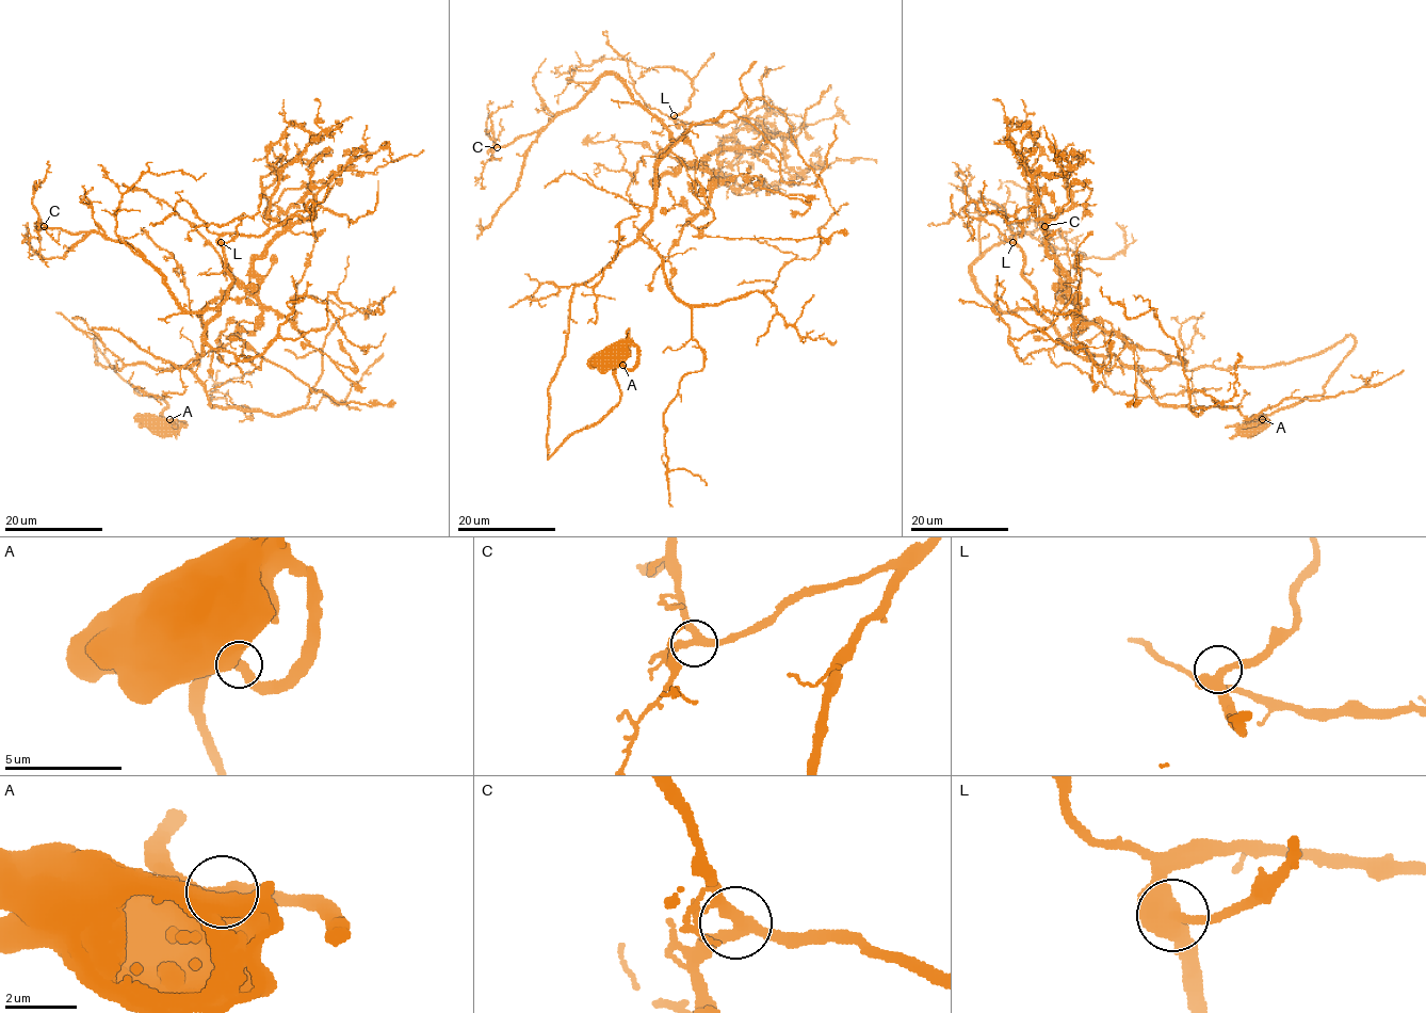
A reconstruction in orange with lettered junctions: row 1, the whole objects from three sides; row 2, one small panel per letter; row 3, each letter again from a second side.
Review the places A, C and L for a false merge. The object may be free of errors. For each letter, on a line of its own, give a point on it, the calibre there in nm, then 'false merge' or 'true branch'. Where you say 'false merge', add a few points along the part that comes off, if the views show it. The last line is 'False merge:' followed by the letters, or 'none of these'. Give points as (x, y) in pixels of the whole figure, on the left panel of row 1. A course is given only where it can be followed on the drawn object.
A: (169, 419) | 280 nm | true branch
C: (44, 226) | 300 nm | true branch
L: (221, 242) | 360 nm | true branch
False merge: none of these

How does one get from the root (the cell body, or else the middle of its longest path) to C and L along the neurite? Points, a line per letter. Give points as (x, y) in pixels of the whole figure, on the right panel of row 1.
C: (1253, 425), (1321, 395), (1355, 339), (1229, 369), (1080, 352), (972, 274), (1044, 226)
L: (1253, 425), (1321, 395), (1355, 339), (1267, 366), (1125, 366), (1060, 336), (1013, 242)

